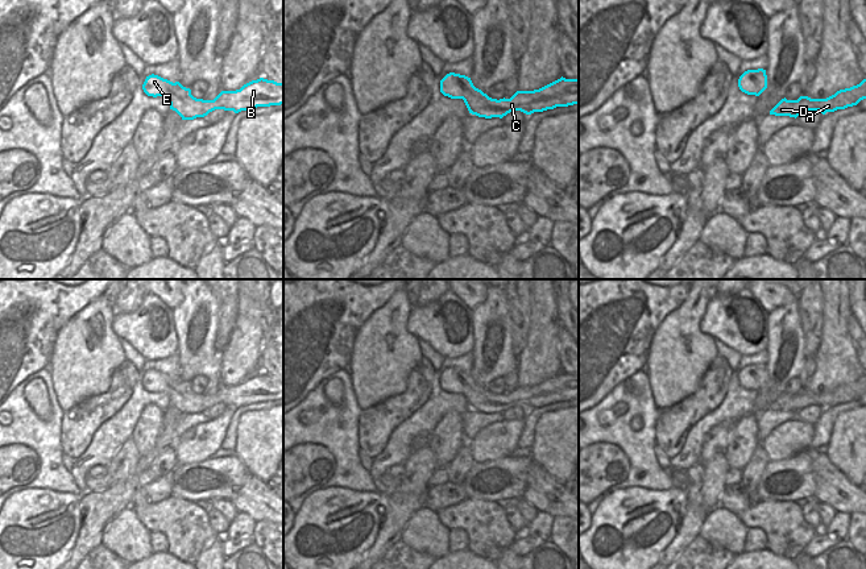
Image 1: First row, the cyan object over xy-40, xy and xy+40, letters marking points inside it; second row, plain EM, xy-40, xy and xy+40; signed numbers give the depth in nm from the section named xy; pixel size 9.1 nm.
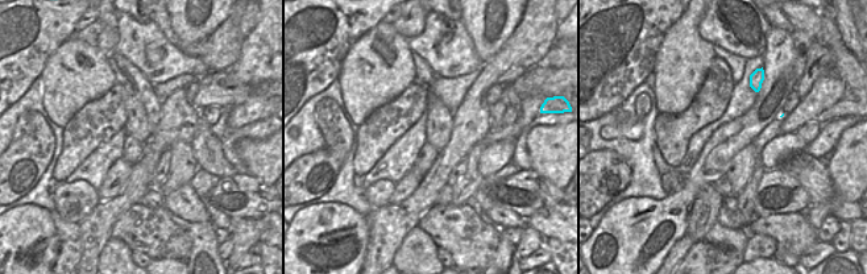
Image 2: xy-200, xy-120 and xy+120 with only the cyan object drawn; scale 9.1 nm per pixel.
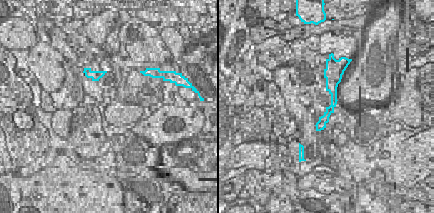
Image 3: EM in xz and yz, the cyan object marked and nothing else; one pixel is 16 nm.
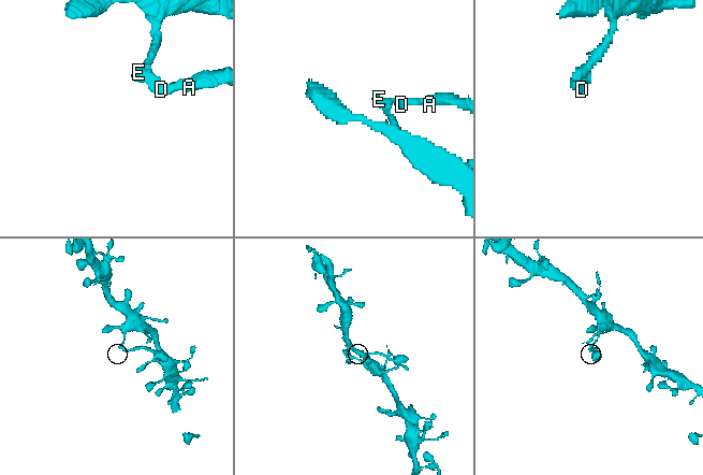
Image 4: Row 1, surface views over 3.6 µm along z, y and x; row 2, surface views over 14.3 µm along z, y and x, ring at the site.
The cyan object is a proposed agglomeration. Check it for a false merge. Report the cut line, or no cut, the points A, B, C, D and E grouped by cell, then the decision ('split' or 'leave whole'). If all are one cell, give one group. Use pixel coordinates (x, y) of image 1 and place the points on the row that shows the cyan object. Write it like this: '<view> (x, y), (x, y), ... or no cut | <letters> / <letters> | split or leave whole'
xy-40 (179, 83), (175, 94), (166, 98) | A B C D / E | split

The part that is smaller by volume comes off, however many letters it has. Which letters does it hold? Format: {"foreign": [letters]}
{"foreign": ["A", "B", "C", "D"]}

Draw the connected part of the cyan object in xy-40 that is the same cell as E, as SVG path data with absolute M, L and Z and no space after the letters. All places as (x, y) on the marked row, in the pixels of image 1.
M154 74L146 76L142 84L144 92L148 96L153 96L153 97L162 96L167 99L170 96L175 96L178 88L179 88L179 82L173 83Z

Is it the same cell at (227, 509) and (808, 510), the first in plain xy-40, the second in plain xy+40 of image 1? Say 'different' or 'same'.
different

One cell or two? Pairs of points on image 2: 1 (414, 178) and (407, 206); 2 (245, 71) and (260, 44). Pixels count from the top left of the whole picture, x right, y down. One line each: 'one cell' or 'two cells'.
1: two cells
2: one cell

